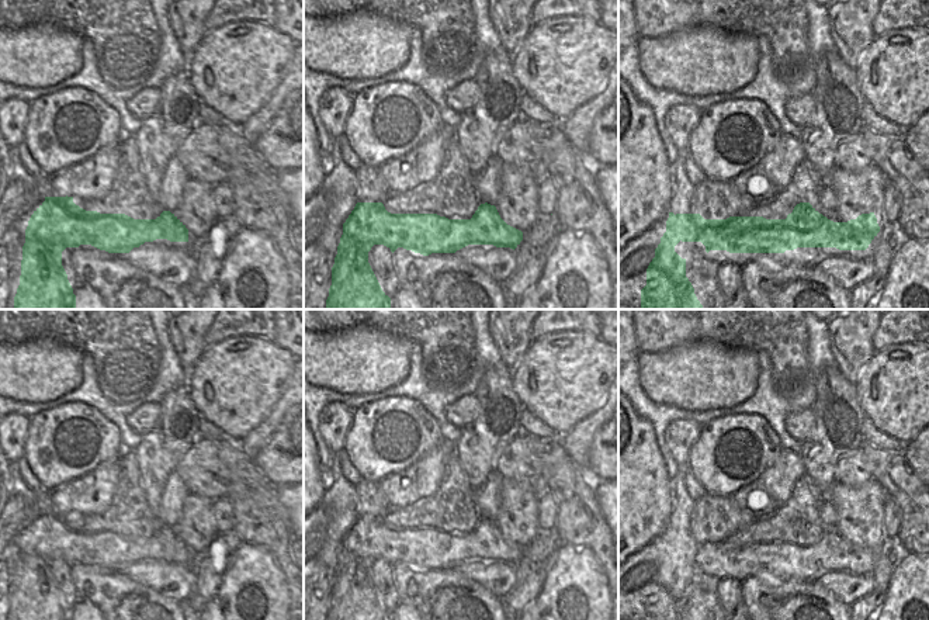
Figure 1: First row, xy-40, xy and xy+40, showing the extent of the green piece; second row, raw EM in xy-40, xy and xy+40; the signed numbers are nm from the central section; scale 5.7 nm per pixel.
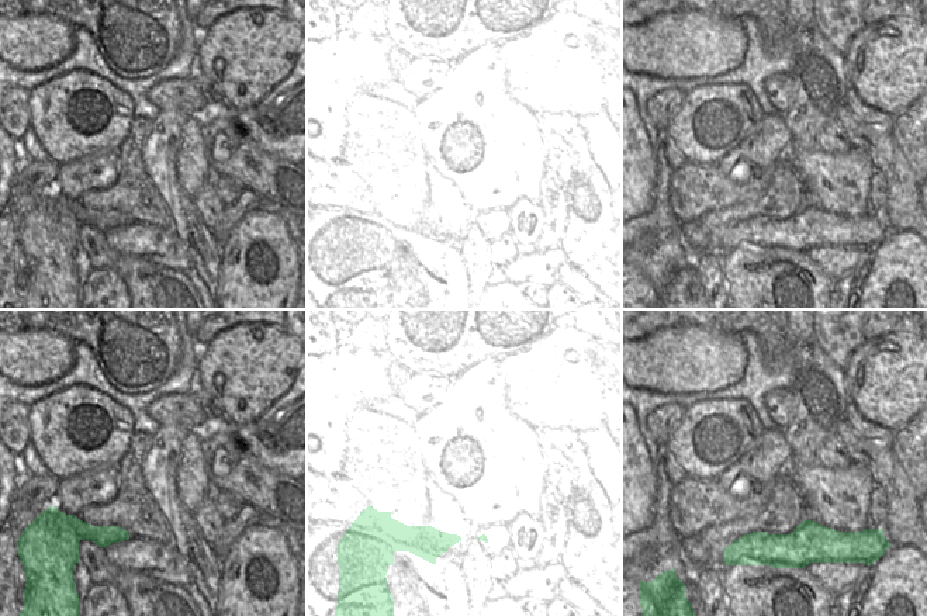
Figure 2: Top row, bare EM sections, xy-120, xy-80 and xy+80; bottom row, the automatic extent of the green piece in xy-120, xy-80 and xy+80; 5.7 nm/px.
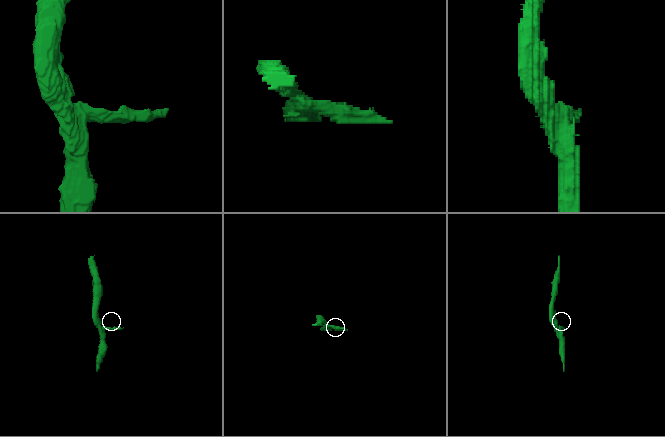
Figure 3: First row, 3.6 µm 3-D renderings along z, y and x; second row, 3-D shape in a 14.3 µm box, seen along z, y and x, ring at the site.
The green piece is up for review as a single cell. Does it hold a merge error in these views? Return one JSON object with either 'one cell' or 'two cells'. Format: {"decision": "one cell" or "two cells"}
{"decision": "two cells"}

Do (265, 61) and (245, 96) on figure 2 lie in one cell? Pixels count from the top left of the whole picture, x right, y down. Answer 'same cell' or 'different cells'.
same cell

